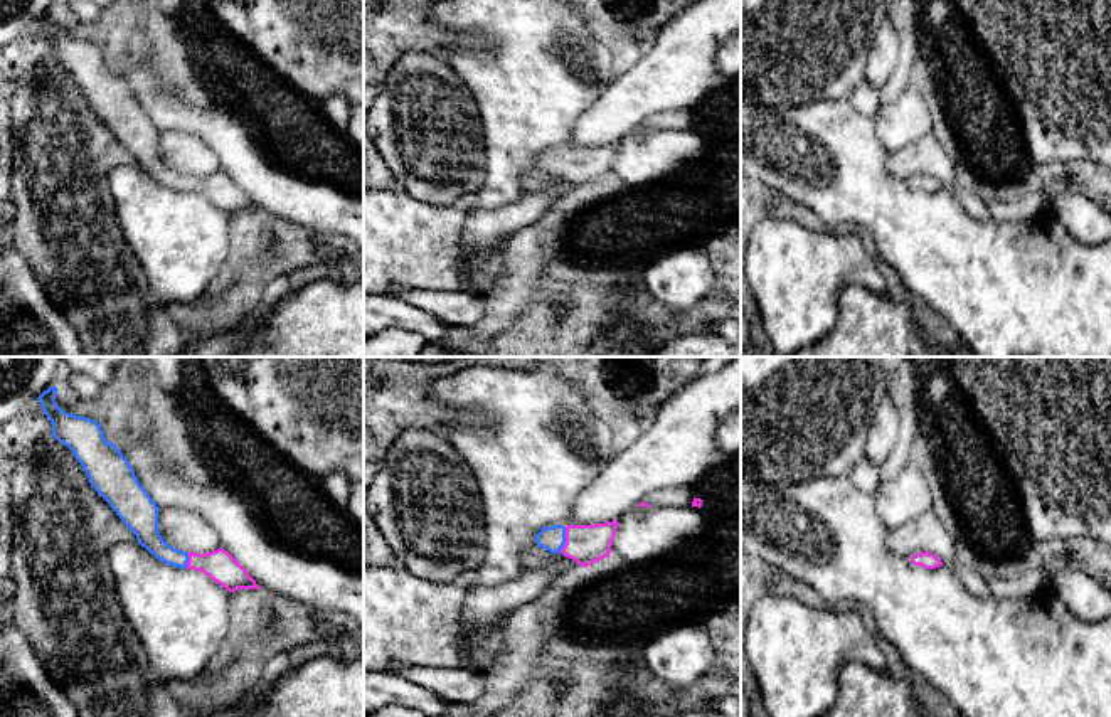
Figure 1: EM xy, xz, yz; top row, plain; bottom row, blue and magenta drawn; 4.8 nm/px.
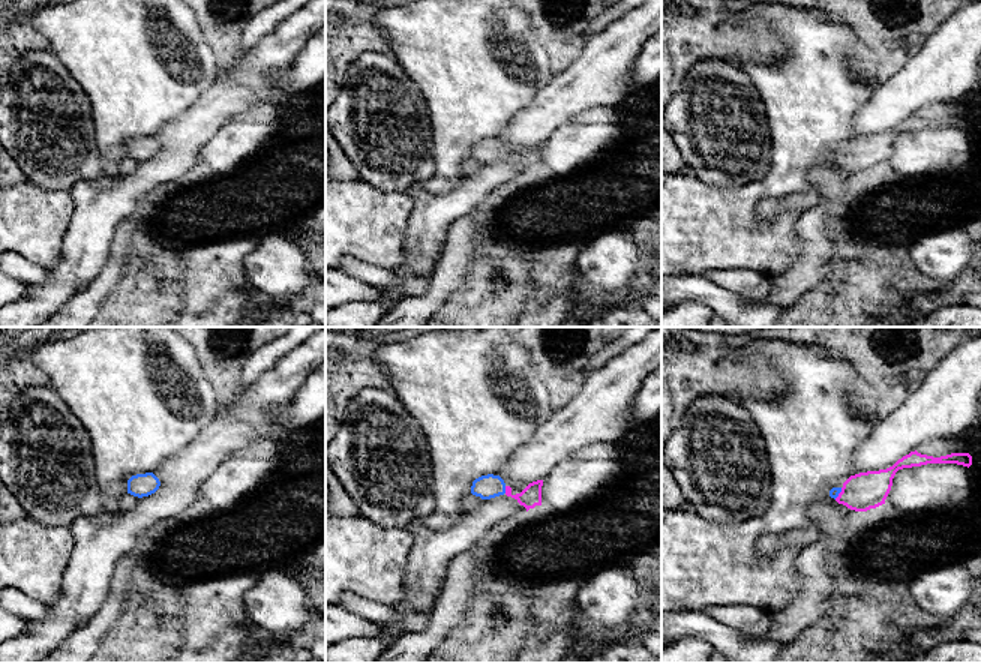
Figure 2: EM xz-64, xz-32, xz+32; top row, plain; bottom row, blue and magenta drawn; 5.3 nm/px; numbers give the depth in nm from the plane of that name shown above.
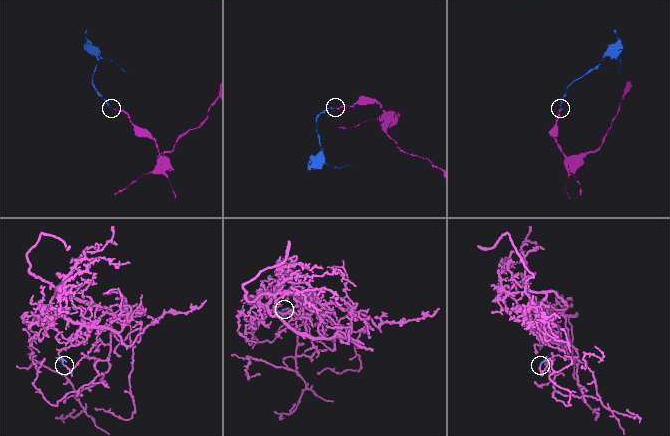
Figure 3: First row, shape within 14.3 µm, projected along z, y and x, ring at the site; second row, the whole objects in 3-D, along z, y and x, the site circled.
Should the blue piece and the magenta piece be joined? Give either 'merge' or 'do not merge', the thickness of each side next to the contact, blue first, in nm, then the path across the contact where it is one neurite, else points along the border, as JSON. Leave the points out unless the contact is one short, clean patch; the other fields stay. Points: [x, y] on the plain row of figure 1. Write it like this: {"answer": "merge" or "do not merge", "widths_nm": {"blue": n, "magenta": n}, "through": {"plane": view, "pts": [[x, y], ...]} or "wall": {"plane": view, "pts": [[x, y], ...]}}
{"answer": "merge", "widths_nm": {"blue": 120, "magenta": 190}, "through": {"plane": "xz", "pts": [[552, 162], [564, 164], [586, 167]]}}

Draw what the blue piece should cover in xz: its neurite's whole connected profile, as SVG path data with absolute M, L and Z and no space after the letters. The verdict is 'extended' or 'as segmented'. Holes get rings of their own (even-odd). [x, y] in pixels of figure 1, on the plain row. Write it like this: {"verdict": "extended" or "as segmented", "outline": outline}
{"verdict": "extended", "outline": "M618 143L594 148L554 148L544 150L535 167L550 177L562 177L587 190L604 180L609 180L616 158Z"}

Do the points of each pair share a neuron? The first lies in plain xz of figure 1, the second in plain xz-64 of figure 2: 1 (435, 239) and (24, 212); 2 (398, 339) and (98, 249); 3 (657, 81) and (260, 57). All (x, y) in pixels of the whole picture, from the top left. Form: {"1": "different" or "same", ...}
{"1": "same", "2": "same", "3": "same"}

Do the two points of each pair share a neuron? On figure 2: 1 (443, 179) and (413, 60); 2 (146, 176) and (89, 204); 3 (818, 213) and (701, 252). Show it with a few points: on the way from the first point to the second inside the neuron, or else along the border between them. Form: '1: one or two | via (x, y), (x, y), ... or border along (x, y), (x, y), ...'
1: one | via (447, 149), (447, 95), (443, 90)
2: one | via (132, 188), (116, 204), (102, 204)
3: two | border along (803, 212), (795, 224), (797, 257)

